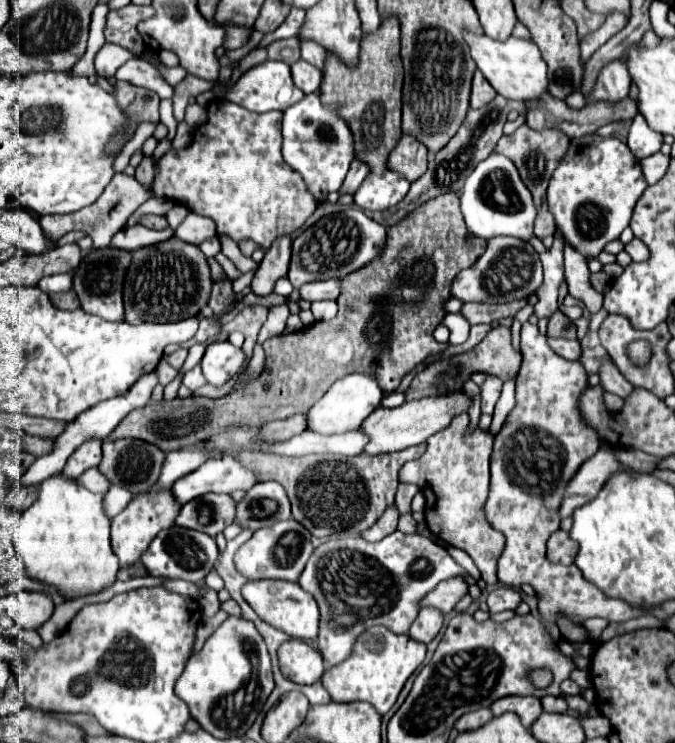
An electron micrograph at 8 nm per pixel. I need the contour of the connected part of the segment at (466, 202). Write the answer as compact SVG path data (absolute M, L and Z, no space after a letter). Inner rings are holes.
M492 153L484 161L476 165L462 187L462 215L468 231L482 239L492 239L498 235L510 235L522 241L530 241L534 237L534 219L536 207L530 191L522 183L518 169L510 159L502 153Z

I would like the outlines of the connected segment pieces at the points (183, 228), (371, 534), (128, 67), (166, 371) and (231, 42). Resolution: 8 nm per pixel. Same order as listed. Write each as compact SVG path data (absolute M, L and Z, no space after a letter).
M188 213L188 217L182 221L182 225L178 225L176 233L178 239L192 243L192 245L200 245L206 239L216 237L216 223L208 217L200 217L194 213Z
M388 507L384 511L382 519L378 519L378 523L374 523L374 527L370 527L368 531L364 531L362 537L366 541L380 541L386 535L394 533L396 531L396 525L398 525L398 511L396 511L396 507Z
M130 59L128 63L124 63L116 71L116 79L132 83L136 87L152 89L152 91L156 91L161 100L172 97L172 93L174 93L174 87L162 79L158 69L154 69L154 65L150 65L148 61L142 61L142 59Z
M164 359L158 363L156 371L158 371L158 375L160 375L160 383L162 383L162 385L168 385L168 383L174 381L174 377L178 375L178 371L176 371L174 367L170 367Z
M226 25L224 27L228 31L228 39L226 39L226 49L238 49L246 43L246 37L250 35L250 29L246 27L238 27L238 25Z

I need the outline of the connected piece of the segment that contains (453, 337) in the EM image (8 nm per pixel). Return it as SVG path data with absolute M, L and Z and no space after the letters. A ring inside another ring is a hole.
M448 313L448 315L444 317L442 325L446 325L446 327L450 329L450 343L458 343L453 345L460 345L460 343L464 343L464 341L468 339L468 331L470 331L470 323L466 321L466 317L464 317L462 313Z

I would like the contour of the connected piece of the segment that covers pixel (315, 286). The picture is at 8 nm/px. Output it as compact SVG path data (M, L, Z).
M318 281L306 283L300 287L300 299L304 301L322 301L322 299L336 299L338 297L338 281Z

